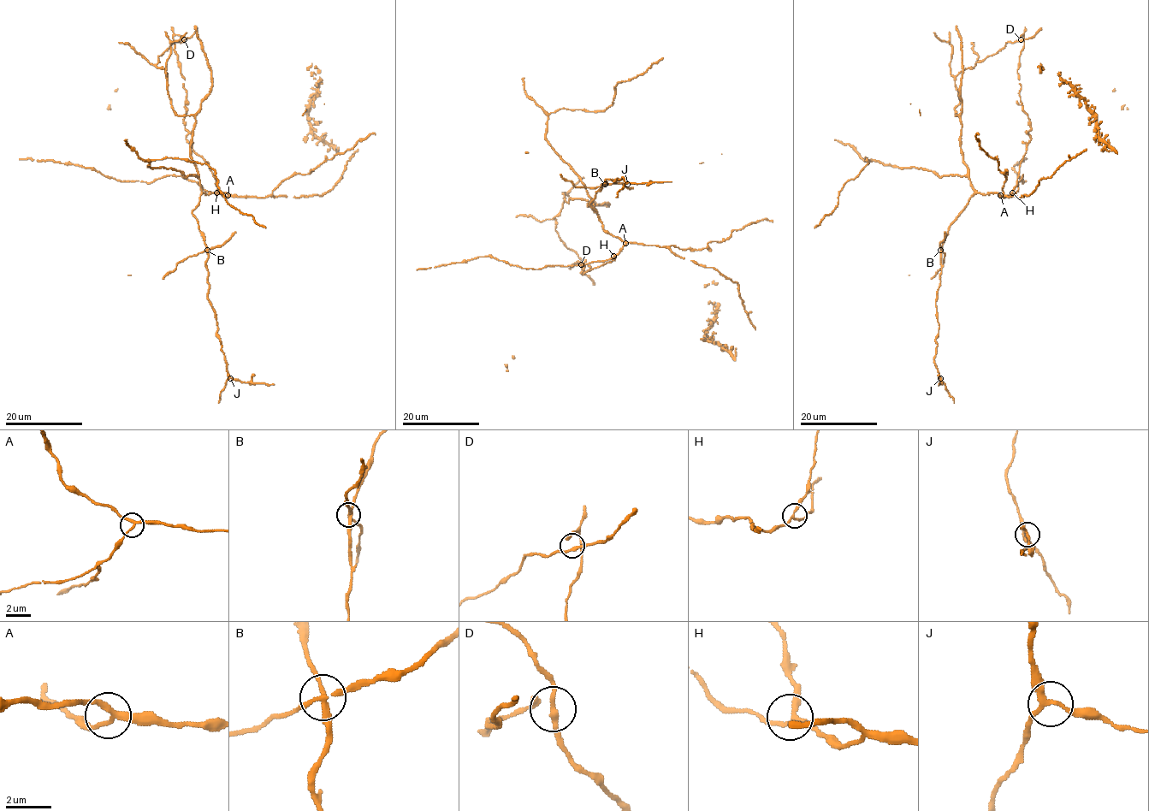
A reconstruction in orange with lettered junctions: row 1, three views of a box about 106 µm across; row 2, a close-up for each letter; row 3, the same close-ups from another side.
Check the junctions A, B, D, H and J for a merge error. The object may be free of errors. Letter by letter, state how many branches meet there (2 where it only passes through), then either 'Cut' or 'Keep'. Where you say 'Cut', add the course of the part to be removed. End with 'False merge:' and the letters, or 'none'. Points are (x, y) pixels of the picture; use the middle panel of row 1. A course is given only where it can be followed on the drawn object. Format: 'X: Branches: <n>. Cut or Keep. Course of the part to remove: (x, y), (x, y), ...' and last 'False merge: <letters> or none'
A: Branches: 3. Keep
B: Branches: 4. Cut
D: Branches: 3. Keep
H: Branches: 3. Keep
J: Branches: 3. Keep
False merge: B

